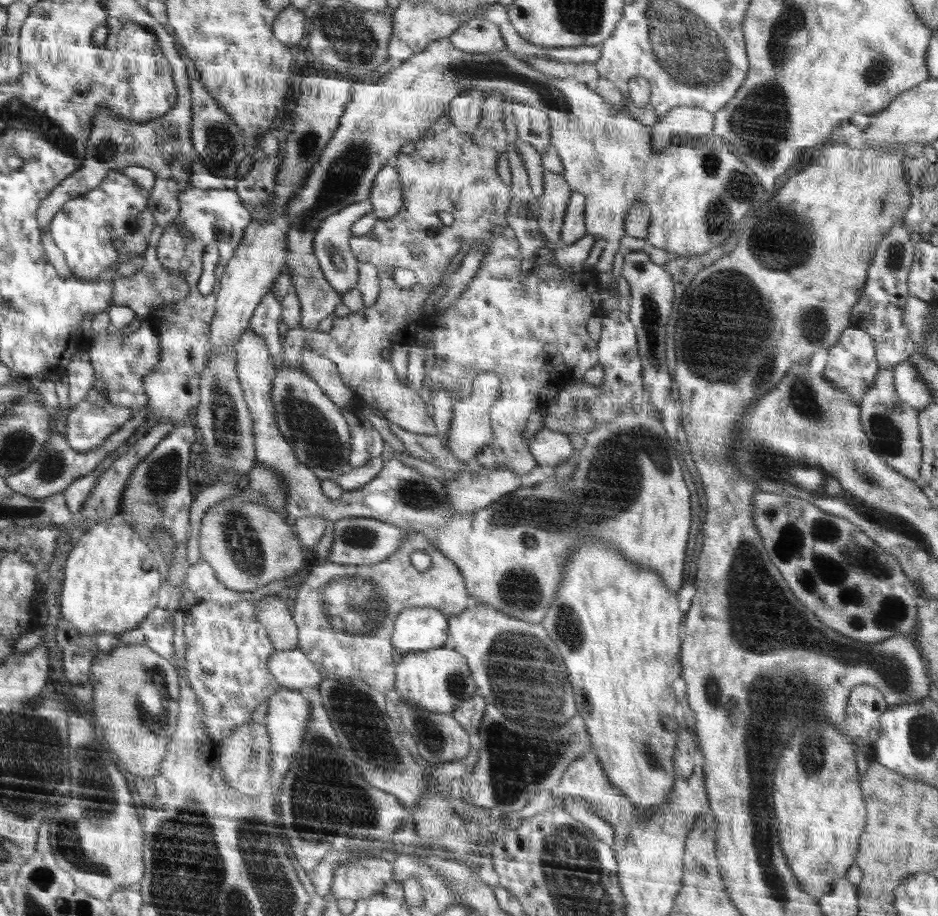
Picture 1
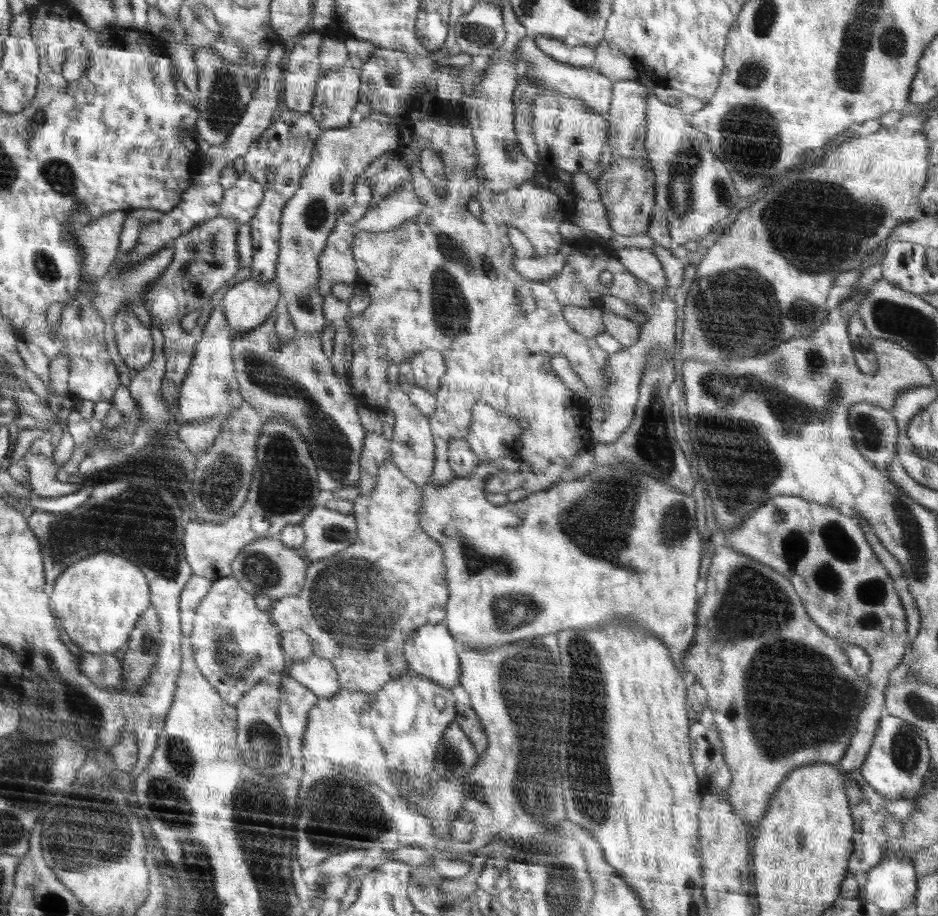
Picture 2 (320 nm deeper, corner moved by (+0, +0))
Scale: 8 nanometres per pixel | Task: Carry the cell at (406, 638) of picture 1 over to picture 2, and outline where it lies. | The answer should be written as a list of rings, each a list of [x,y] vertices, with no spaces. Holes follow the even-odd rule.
[[[443,622],[417,628],[416,633],[410,635],[404,646],[405,657],[409,661],[411,672],[429,677],[444,688],[454,690],[454,684],[461,680],[461,664],[458,662],[458,650],[456,650],[454,639],[449,627]]]

